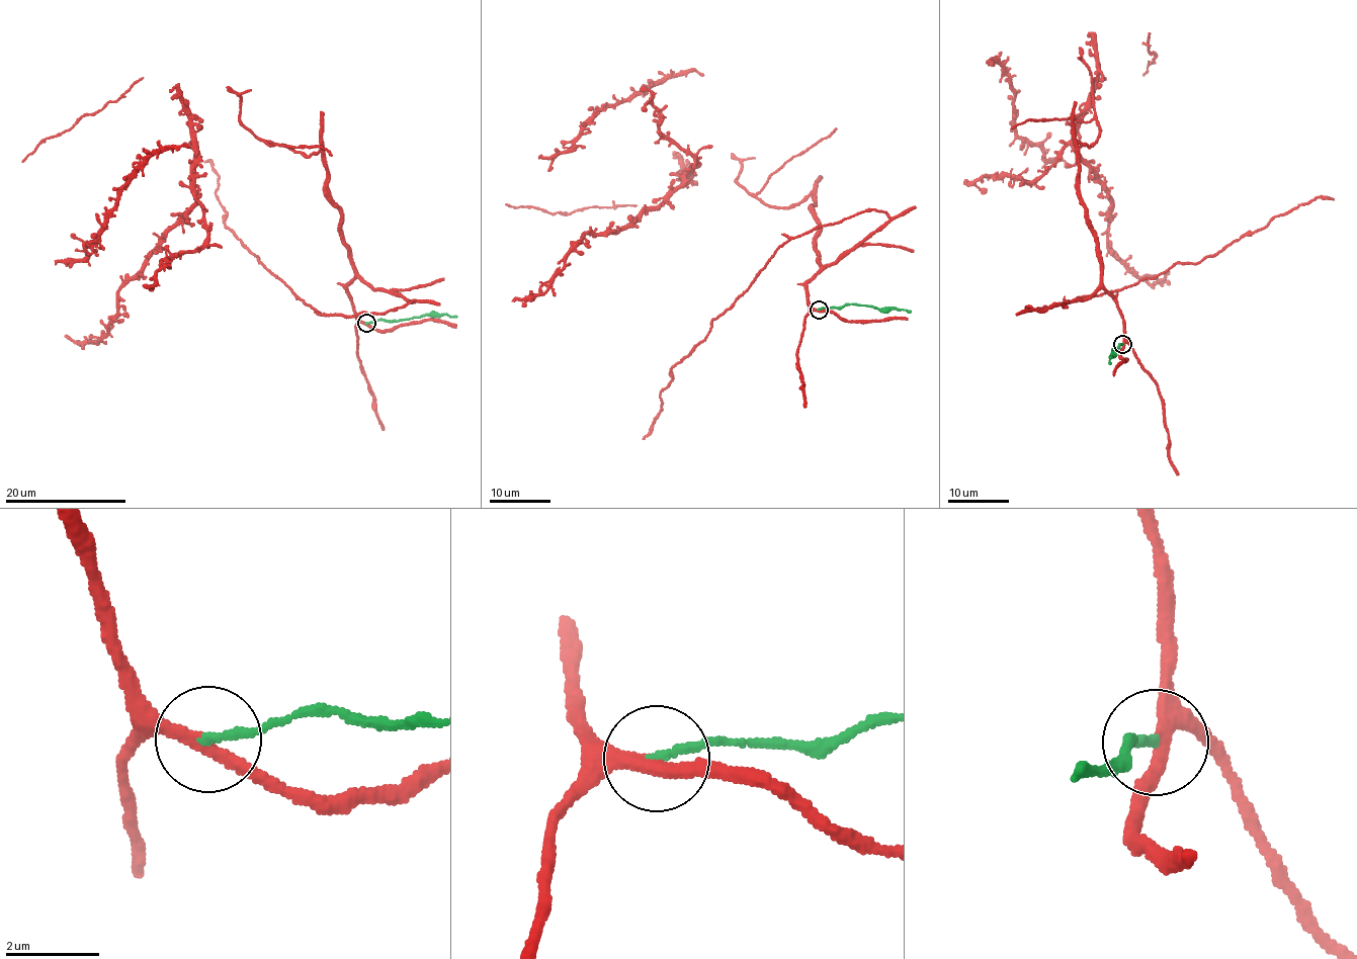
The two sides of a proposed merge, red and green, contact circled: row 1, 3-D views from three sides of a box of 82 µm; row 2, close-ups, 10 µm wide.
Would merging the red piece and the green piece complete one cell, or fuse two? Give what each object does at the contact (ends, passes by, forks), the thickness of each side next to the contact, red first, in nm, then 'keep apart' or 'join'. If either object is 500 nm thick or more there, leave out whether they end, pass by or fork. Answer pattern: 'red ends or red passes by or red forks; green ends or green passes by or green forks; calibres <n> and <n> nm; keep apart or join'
red passes by; green ends; calibres 280 and 180 nm; keep apart

